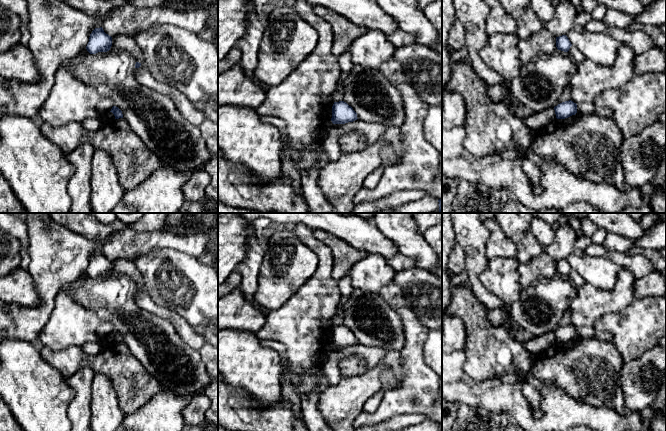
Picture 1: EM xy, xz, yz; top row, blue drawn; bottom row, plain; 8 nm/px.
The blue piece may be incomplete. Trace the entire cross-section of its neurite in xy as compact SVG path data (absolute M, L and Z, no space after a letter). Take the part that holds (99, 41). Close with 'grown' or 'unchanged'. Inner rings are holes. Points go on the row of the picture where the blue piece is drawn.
M102 27L95 28L89 37L89 42L86 46L90 54L98 52L107 52L112 46L112 37L106 34Z; unchanged

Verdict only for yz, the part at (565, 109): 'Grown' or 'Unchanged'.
Unchanged

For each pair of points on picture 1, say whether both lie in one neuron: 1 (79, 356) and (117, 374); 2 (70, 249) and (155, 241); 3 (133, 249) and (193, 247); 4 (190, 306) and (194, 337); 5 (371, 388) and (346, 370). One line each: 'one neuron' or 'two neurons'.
1: one neuron
2: two neurons
3: one neuron
4: two neurons
5: two neurons

